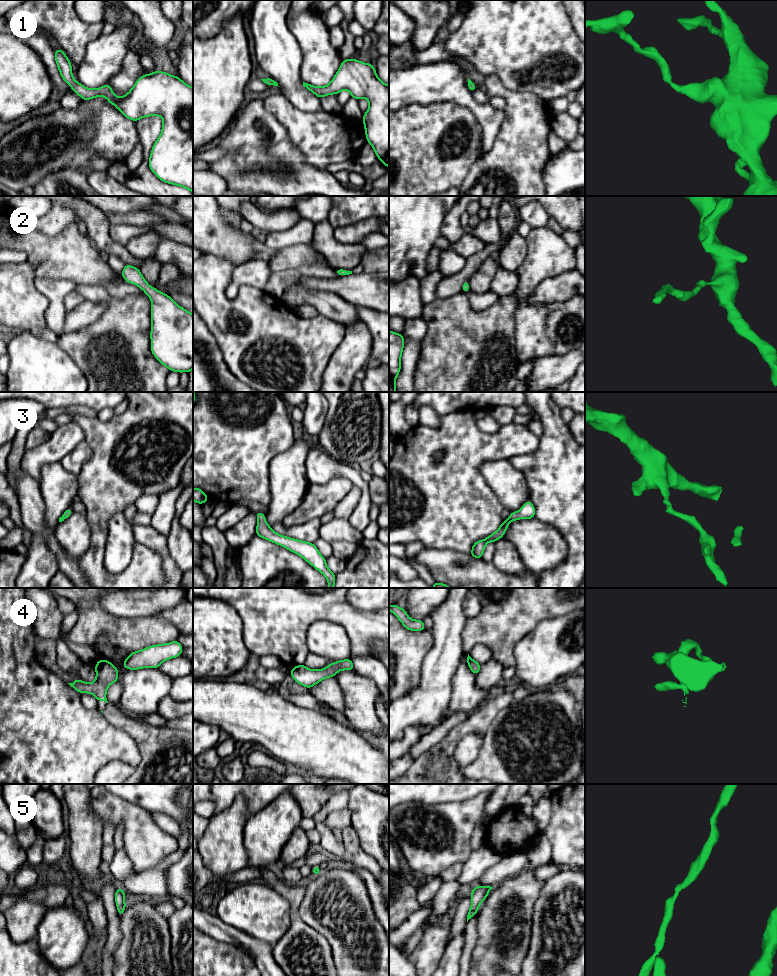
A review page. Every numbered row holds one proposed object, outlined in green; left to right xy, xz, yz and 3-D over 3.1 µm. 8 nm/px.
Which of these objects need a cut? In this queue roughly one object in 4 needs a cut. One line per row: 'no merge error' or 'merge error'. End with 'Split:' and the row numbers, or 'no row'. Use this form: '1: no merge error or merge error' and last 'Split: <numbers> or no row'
1: no merge error
2: no merge error
3: no merge error
4: no merge error
5: no merge error
Split: no row

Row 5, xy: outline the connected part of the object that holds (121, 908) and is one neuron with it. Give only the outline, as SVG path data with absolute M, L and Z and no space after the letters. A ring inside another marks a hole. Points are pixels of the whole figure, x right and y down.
M118 886L115 893L115 901L117 904L118 915L121 916L125 911L125 892Z

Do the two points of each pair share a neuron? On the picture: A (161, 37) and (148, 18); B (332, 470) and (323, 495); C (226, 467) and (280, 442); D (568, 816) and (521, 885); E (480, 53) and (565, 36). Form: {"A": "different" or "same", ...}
{"A": "same", "B": "different", "C": "same", "D": "different", "E": "same"}

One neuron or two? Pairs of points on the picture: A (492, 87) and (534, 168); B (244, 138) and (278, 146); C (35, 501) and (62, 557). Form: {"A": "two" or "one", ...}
{"A": "one", "B": "one", "C": "one"}

